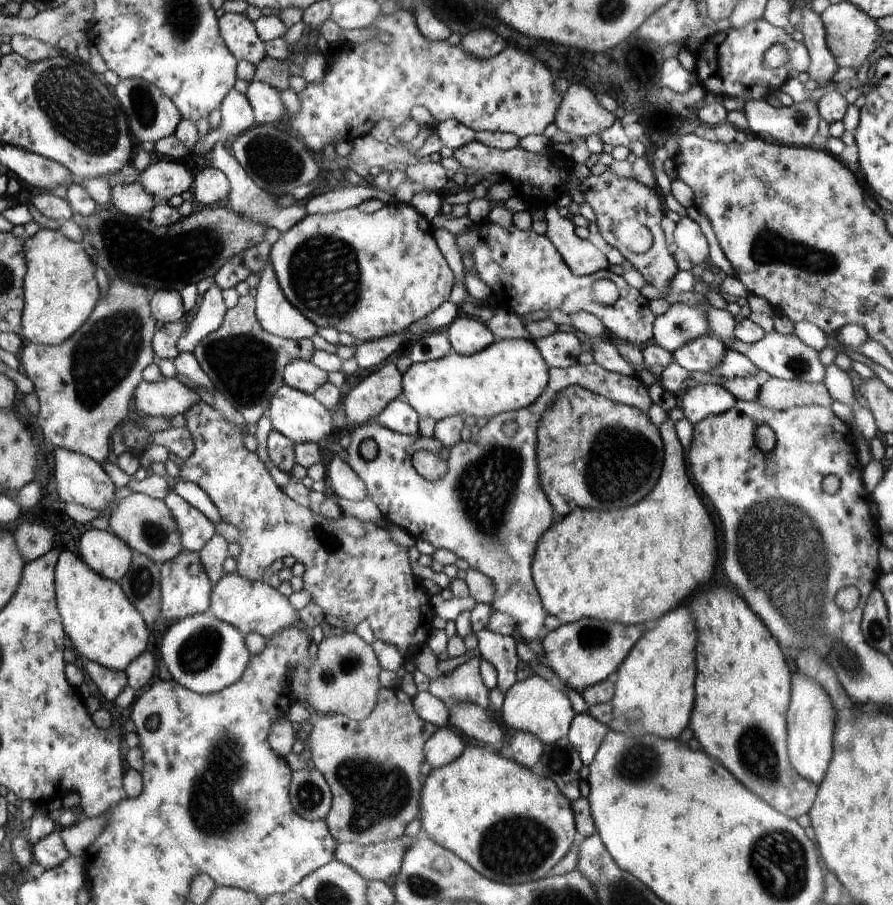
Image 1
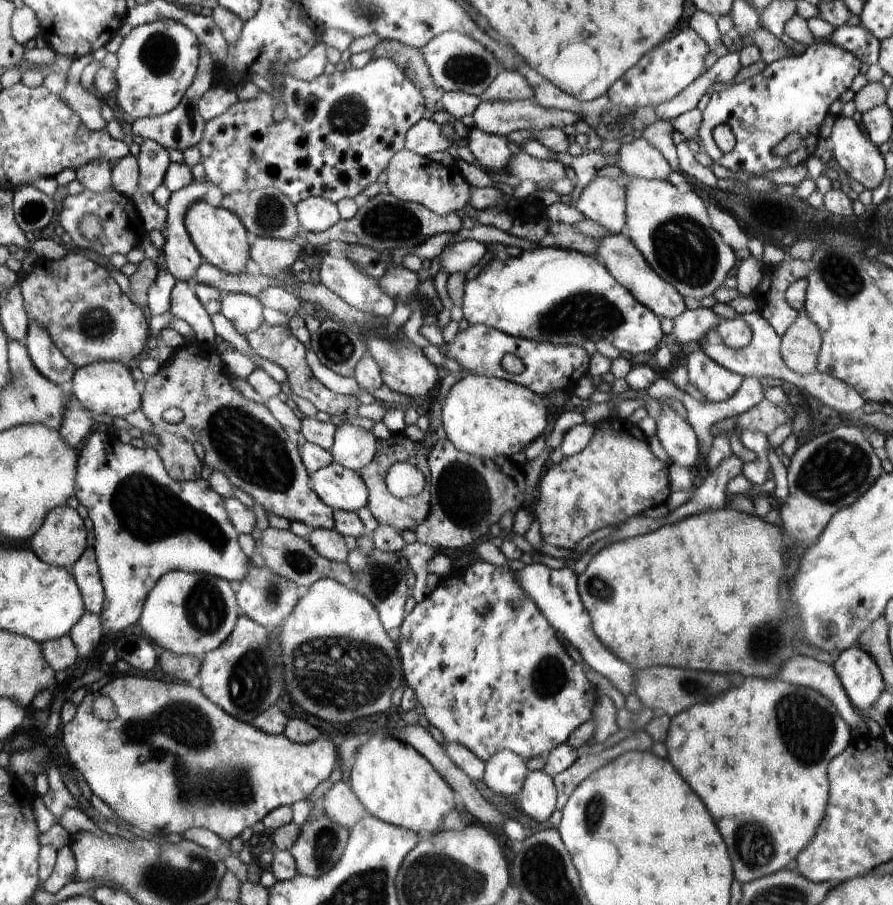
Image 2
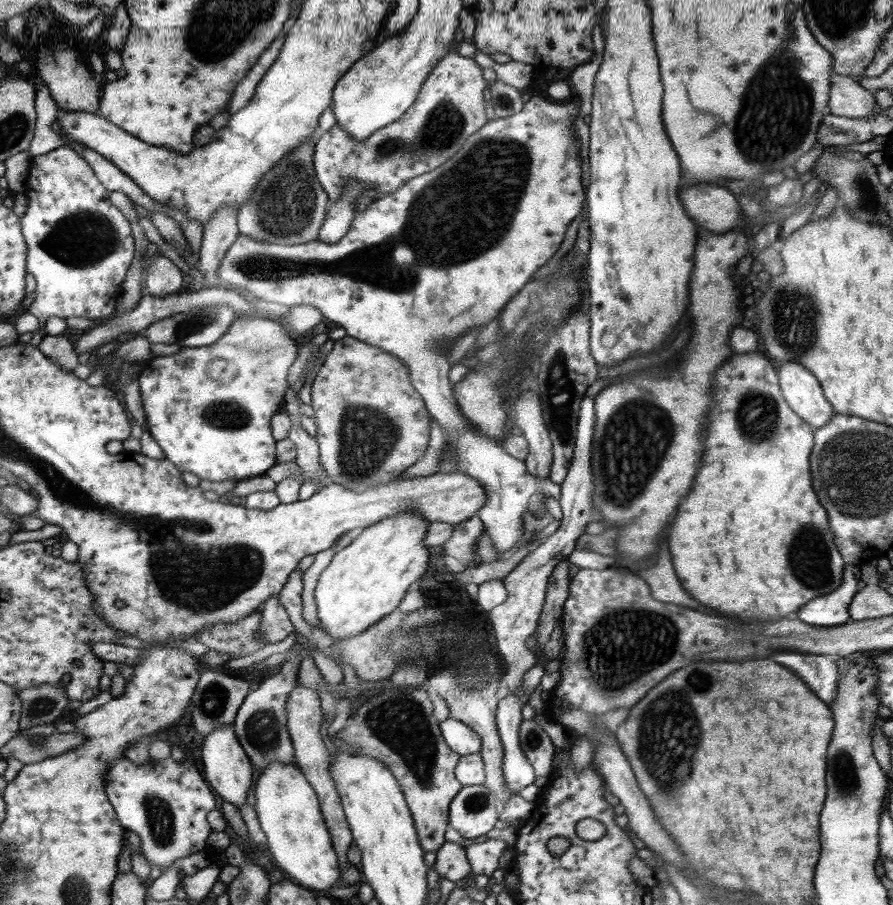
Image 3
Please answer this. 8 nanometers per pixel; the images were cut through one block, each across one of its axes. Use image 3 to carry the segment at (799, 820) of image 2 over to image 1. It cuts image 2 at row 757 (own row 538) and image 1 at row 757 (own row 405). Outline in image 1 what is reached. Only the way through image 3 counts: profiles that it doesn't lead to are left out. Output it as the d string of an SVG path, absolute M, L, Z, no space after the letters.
M724 586L698 592L690 598L688 608L696 622L696 704L690 720L690 728L700 742L702 750L716 758L728 772L732 772L750 792L764 798L781 814L798 819L809 814L815 802L818 787L800 777L791 768L787 754L786 714L791 696L791 678L785 656L777 641L760 622L760 618L748 608L742 596Z

